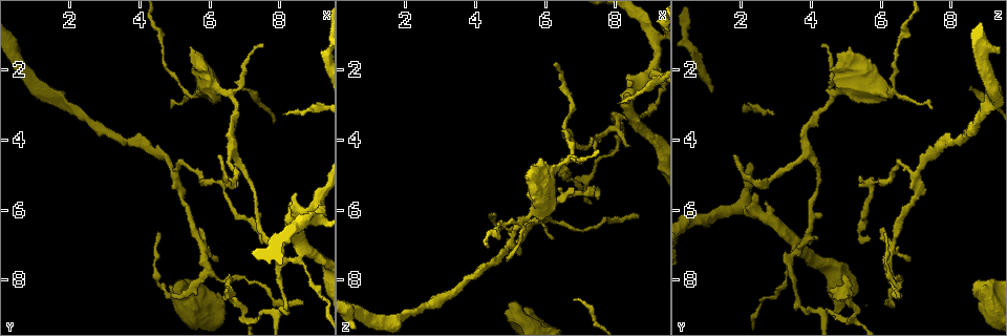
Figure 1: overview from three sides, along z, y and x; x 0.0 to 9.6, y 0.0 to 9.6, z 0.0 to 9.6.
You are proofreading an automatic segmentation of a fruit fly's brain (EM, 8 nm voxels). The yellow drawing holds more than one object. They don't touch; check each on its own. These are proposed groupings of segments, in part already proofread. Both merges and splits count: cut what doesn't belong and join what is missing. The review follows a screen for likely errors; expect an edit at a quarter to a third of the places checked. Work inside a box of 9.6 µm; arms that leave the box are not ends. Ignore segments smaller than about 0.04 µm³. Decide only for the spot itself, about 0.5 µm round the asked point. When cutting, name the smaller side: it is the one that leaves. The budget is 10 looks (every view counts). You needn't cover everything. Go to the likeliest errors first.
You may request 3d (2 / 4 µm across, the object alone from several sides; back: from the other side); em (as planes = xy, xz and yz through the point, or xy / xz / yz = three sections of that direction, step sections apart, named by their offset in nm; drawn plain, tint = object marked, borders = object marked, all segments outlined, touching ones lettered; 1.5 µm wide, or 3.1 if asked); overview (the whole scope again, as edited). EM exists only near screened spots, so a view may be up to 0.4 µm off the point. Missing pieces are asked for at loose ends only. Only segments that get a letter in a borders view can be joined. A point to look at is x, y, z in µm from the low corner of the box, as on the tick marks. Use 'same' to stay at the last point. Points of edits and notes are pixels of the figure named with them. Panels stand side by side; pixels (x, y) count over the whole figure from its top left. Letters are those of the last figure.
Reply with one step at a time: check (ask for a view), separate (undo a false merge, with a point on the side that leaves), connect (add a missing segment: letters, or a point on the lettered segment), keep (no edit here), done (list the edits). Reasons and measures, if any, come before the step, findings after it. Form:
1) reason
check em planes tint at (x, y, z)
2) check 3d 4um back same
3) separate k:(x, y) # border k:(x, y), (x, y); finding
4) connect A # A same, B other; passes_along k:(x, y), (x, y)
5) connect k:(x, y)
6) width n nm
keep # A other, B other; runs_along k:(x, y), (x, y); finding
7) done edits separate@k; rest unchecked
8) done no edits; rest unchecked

abrupt turn
check 3d 2um at (8.20, 7.45, 3.30)

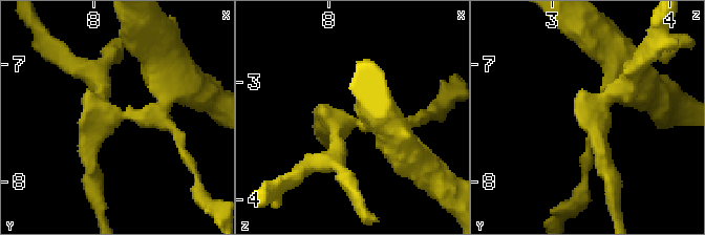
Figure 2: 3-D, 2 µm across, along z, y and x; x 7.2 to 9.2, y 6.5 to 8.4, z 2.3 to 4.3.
need the tissue
check em yz step 4 tint at (8.14, 7.42, 3.32)

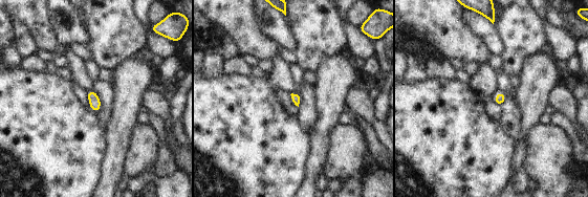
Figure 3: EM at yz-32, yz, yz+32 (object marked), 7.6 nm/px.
cut it another way
check em planes borders same

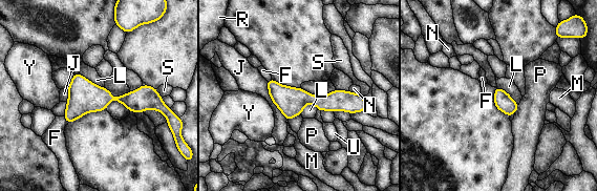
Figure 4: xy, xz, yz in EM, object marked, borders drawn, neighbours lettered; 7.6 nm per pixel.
longest_contact J 340 nm
keep # F other, J other, L other, M other, N other, P other, R other, S other, U other, Y other; all the same neuron

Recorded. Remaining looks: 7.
tapers out
check 3d 2um back at (8.60, 8.60, 6.25)

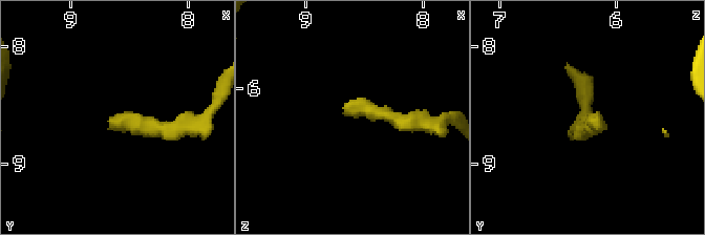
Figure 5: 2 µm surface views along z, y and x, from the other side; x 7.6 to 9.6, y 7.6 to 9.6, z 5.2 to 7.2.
check em planes borders at (8.64, 8.62, 6.22)

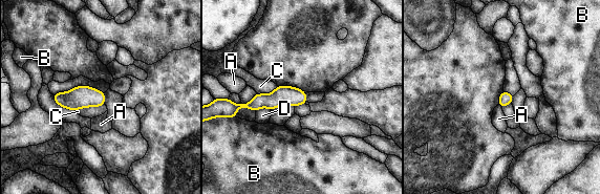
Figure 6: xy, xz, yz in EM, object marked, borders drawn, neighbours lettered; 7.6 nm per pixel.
keep # A other, B other, C other, D other; border 6:(105, 104), (80, 107), (76, 111); none of them fits

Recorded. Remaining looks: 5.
branch stops here
check 3d 4um at (8.55, 5.60, 2.40)

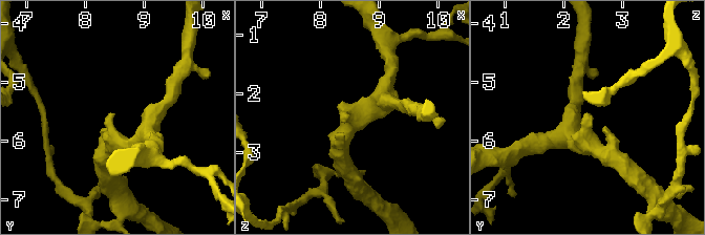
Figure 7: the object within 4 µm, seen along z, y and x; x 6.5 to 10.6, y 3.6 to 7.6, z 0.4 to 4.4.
need the tissue
check em yz step 4 borders at (8.45, 5.55, 2.45)

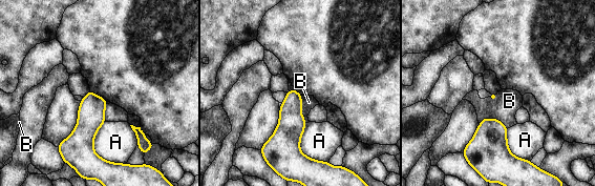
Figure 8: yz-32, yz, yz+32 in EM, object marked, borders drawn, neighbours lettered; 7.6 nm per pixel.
check em planes borders same

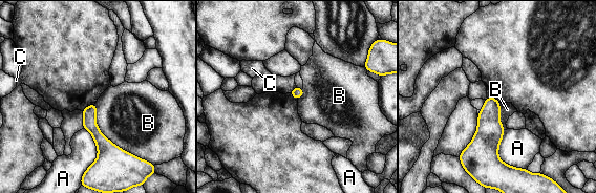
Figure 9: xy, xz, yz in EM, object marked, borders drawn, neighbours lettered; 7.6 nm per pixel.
longest_contact B 550 nm
keep # A other, B other, C other; none of them fits

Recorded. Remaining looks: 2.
thin neck
check 3d 2um back at (5.00, 4.90, 7.00)

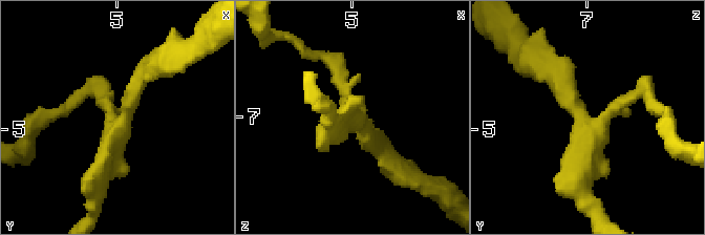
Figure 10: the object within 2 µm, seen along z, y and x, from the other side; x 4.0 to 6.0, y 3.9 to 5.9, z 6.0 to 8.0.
arms 3; need the tissue
check em xz step 4 borders at (4.96, 4.96, 6.98)

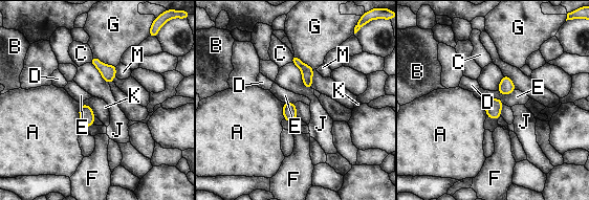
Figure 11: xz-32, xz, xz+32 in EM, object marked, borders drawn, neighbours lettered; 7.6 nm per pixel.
keep # A other, B other, C other, D other, E other, F other, G other, J other, K other, M other; all the same neuron

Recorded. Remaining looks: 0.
done no edits; rest unchecked

